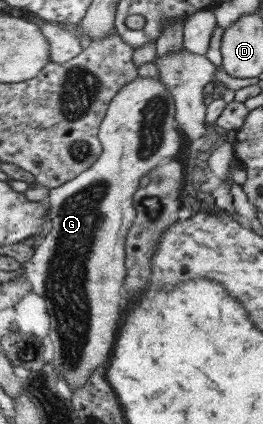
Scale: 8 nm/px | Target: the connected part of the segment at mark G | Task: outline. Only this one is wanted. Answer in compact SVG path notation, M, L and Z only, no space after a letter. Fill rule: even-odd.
M139 78L131 80L129 84L123 85L123 88L113 96L113 99L109 102L106 109L104 119L98 128L98 141L101 145L101 153L97 160L89 169L78 173L72 180L66 181L57 187L51 188L45 198L48 205L47 221L48 229L42 238L36 243L34 252L28 261L23 262L22 269L24 269L23 276L30 284L32 292L43 297L47 315L49 315L49 329L47 337L53 345L53 360L50 362L52 368L58 377L62 377L62 381L69 387L80 387L88 381L88 377L92 371L98 368L103 368L106 363L110 352L112 351L112 344L115 340L115 327L117 327L117 321L119 321L119 301L121 301L121 295L119 295L119 289L121 289L121 283L123 283L123 277L125 277L124 266L124 241L126 233L131 227L131 221L135 217L135 210L132 206L133 192L139 188L138 181L142 175L146 173L161 159L170 159L177 154L177 150L181 149L183 145L181 143L181 137L175 125L175 107L171 94L165 90L165 85L161 84L159 79L155 78Z

